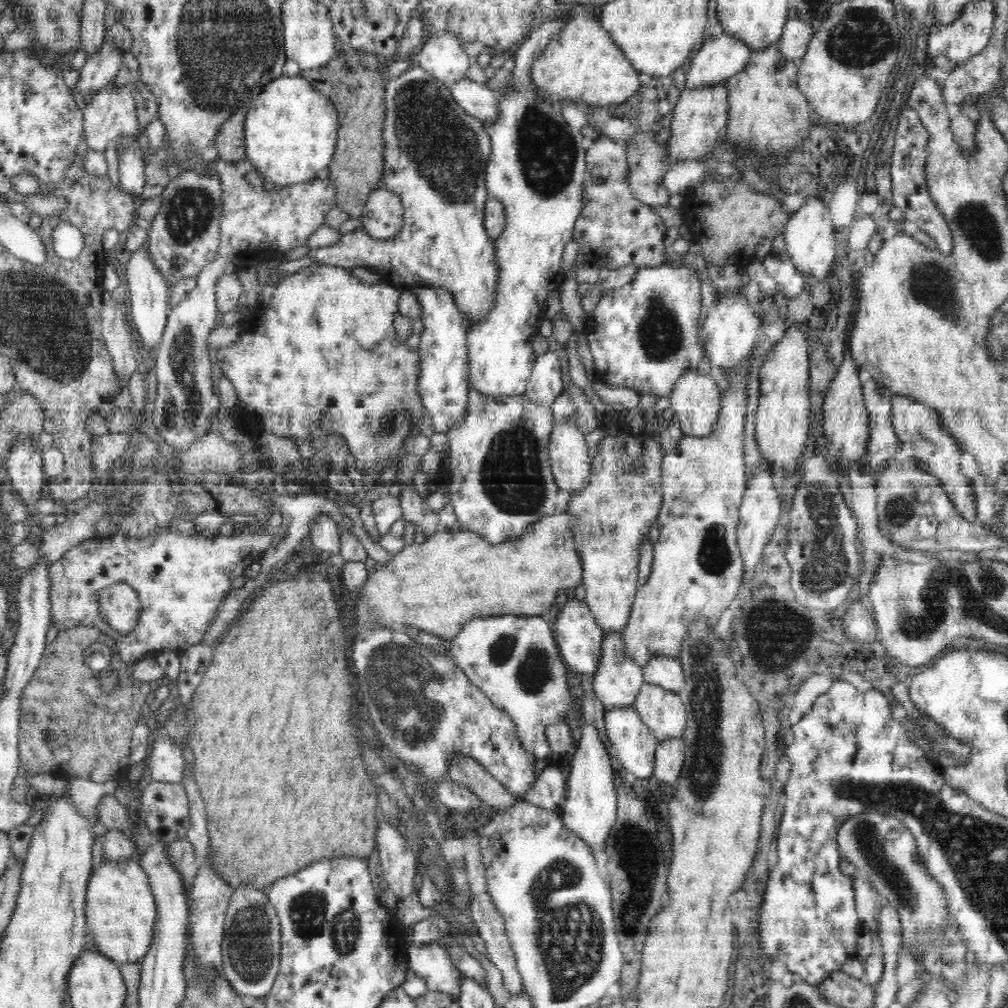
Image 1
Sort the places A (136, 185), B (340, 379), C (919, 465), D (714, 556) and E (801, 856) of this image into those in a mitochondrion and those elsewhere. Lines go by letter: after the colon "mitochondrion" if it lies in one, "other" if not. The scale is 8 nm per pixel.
A: other
B: other
C: other
D: mitochondrion
E: other

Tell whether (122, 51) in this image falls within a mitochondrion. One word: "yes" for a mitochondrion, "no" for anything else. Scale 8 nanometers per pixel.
no

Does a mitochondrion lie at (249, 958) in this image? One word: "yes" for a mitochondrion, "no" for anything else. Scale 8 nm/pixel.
yes

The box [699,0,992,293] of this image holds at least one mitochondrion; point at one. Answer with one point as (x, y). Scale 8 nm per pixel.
(862, 36)

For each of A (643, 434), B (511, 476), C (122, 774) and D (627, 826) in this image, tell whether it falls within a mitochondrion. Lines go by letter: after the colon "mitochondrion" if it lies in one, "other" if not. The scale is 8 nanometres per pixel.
A: other
B: mitochondrion
C: other
D: mitochondrion

